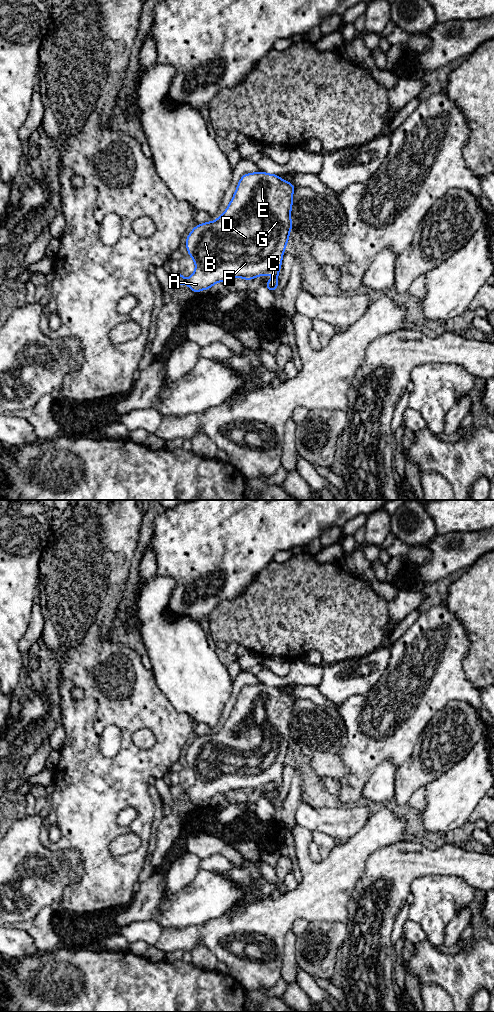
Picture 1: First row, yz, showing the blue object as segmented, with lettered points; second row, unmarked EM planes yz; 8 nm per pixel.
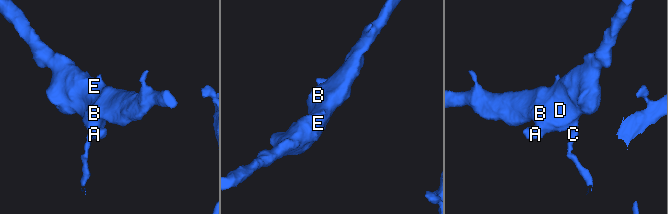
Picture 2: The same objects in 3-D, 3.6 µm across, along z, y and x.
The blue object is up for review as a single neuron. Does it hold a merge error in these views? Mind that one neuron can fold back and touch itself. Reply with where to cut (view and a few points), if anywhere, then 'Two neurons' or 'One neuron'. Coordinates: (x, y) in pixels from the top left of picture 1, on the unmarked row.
No split. One neuron

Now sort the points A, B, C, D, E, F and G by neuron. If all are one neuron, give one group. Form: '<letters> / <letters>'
A B C D E F G

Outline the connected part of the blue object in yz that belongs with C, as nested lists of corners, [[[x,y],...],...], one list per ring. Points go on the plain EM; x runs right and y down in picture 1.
[[[263,683],[242,687],[224,725],[213,734],[195,737],[187,747],[186,761],[195,774],[194,785],[185,791],[178,784],[170,788],[171,794],[174,797],[187,796],[197,806],[204,801],[210,802],[216,794],[236,789],[249,793],[272,785],[274,790],[268,792],[265,798],[275,805],[289,744],[293,741],[291,720],[295,701],[291,694],[281,691],[279,687]]]

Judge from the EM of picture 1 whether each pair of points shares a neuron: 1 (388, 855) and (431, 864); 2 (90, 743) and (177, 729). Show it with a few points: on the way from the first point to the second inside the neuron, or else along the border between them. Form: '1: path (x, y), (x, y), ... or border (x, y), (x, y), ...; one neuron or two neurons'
1: path (399, 861), (420, 861); one neuron
2: path (106, 719), (108, 717), (153, 717); one neuron

